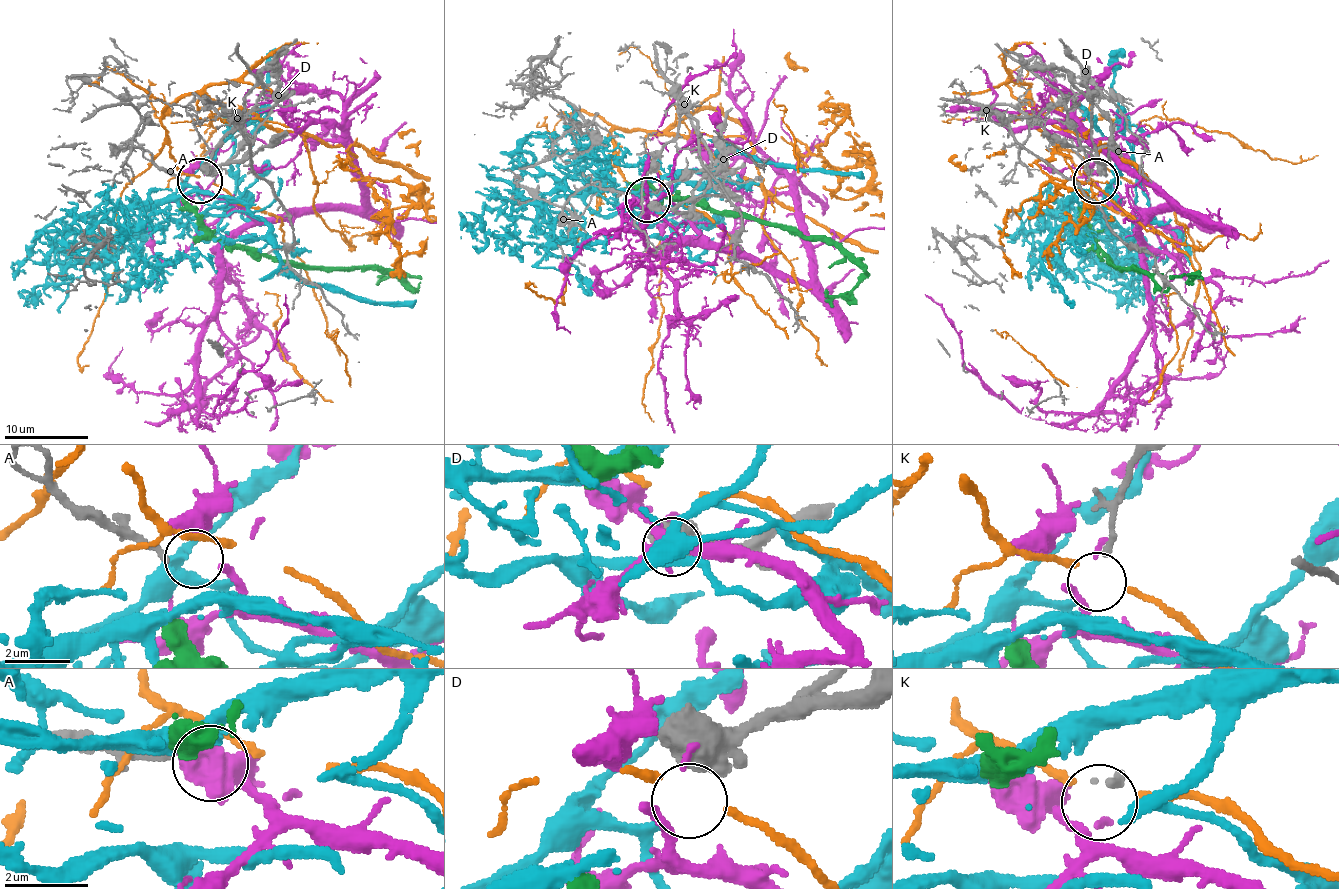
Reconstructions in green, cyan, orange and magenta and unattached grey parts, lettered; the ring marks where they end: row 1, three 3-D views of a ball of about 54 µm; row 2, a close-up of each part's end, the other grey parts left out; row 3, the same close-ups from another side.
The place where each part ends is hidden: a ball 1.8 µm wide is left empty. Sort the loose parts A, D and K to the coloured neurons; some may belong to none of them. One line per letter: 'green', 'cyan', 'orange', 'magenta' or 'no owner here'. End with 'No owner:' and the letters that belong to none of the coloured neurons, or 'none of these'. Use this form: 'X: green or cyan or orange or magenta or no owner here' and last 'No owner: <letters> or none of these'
A: magenta
D: cyan
K: no owner here
No owner: K

